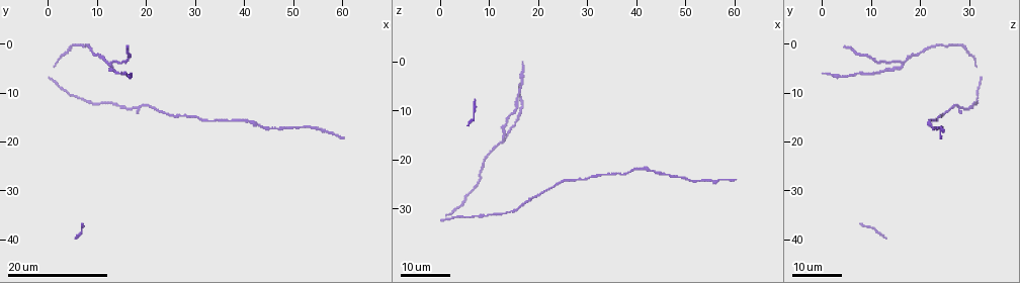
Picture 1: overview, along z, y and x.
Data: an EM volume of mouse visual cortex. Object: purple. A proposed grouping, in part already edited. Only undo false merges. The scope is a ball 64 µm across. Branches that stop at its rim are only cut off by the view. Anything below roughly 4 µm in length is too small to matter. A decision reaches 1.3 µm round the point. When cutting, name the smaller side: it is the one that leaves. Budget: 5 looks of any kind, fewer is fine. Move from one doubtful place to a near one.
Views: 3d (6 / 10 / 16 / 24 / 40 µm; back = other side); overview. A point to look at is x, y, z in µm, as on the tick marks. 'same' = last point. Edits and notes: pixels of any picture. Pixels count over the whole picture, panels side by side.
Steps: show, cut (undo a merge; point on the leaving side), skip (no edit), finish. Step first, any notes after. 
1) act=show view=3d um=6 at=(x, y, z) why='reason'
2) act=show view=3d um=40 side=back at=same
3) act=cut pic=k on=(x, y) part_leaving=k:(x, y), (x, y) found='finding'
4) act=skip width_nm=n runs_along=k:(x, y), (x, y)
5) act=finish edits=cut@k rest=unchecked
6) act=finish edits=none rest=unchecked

act=show view=3d um=24 at=(46.0, 17.5, 23.0) why='thin neck'

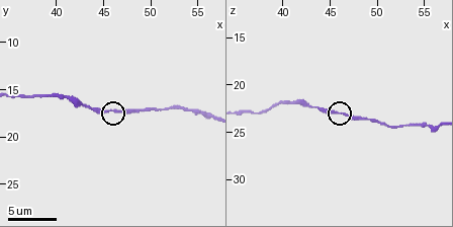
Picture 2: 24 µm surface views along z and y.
act=show view=3d um=6 at=(46.0, 17.4, 23.2)

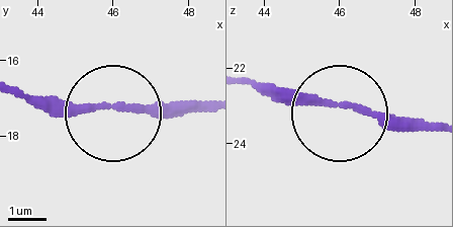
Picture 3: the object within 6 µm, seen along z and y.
act=skip runs_along=3:(24, 92), (82, 108), (207, 108) found='all the same neuron'

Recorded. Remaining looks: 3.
act=show view=3d um=24 at=(13.0, 5.5, 15.0) why='calibre changes'

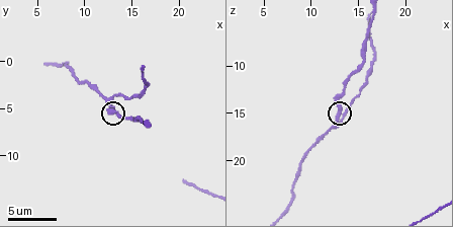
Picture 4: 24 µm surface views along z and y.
act=show view=3d um=6 at=same why='closer look'

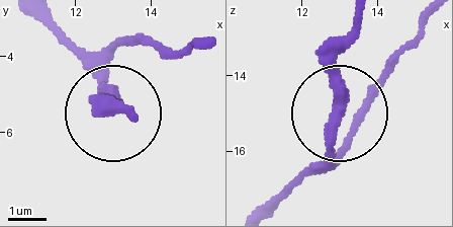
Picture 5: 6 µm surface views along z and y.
act=skip found='continuous, no second neuron'

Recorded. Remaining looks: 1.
act=finish edits=none rest=unchecked

